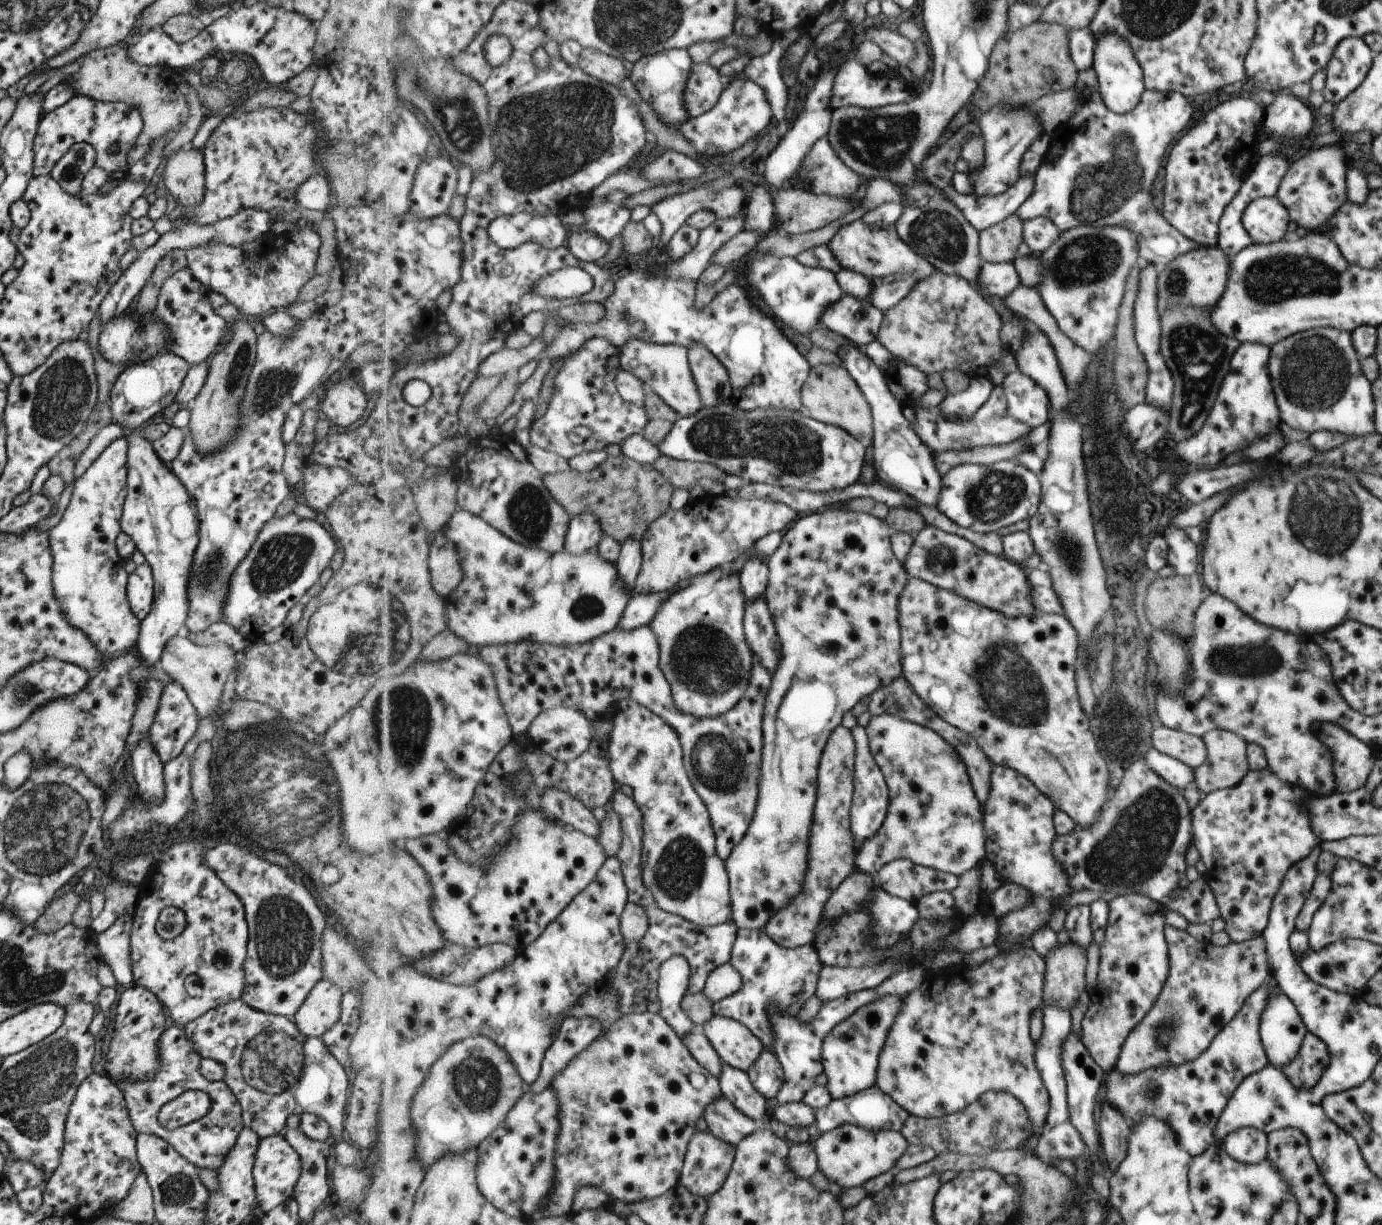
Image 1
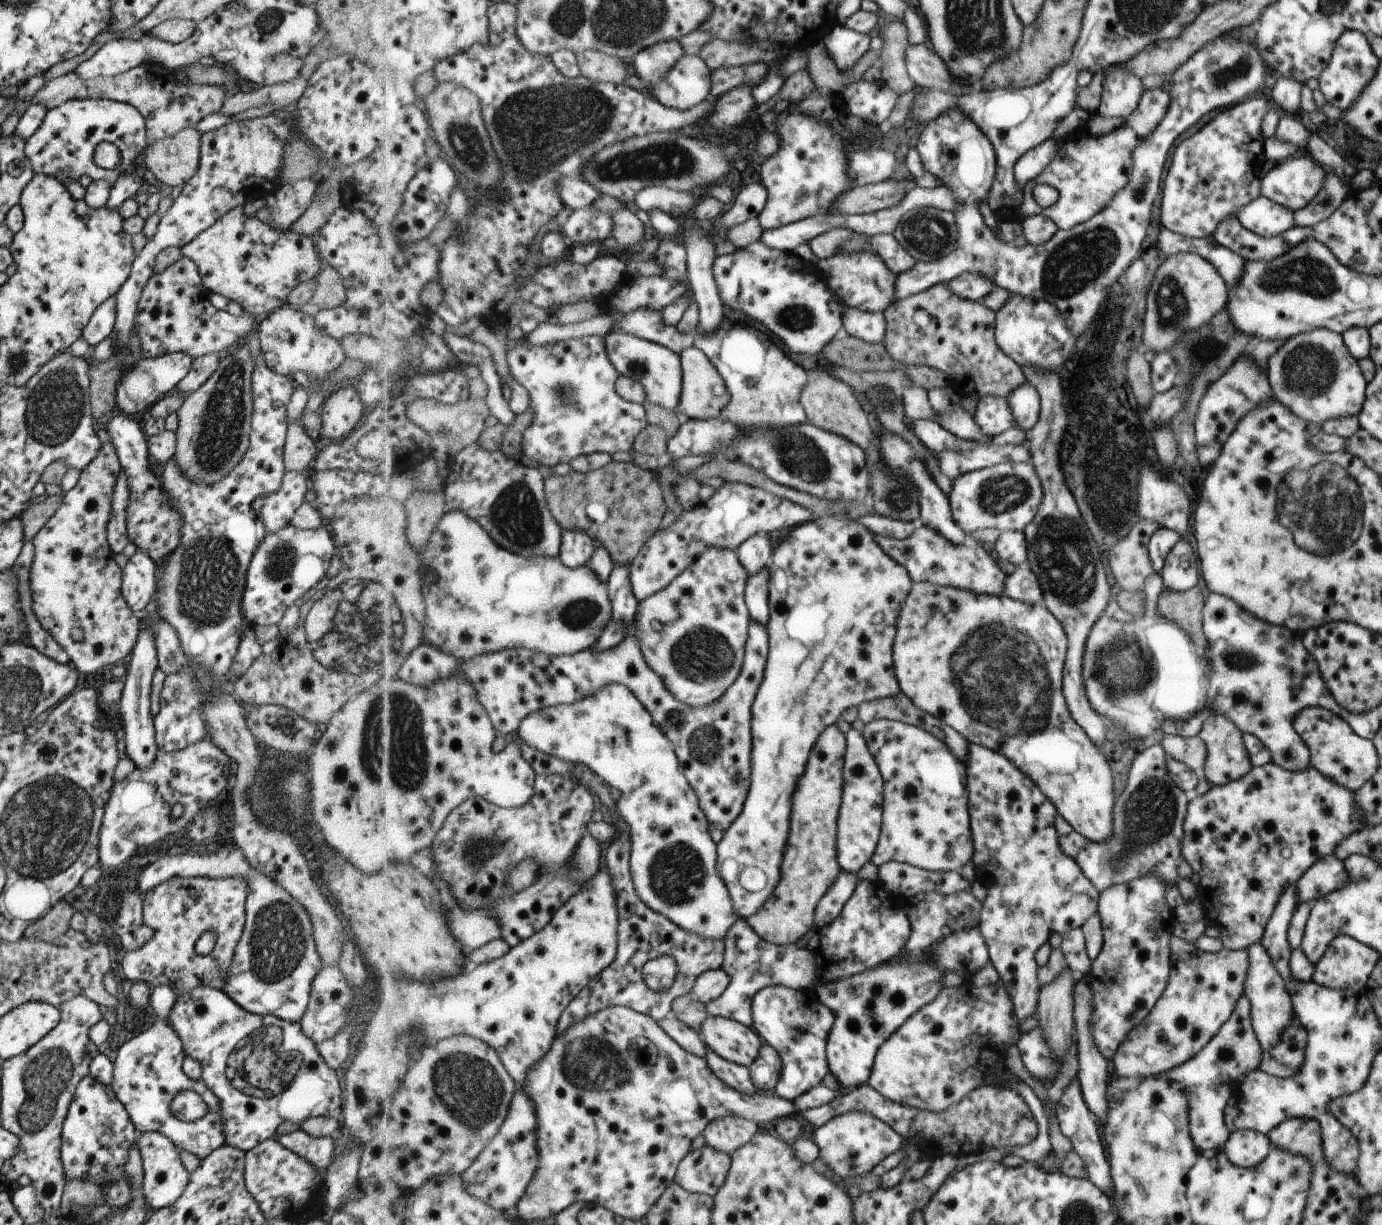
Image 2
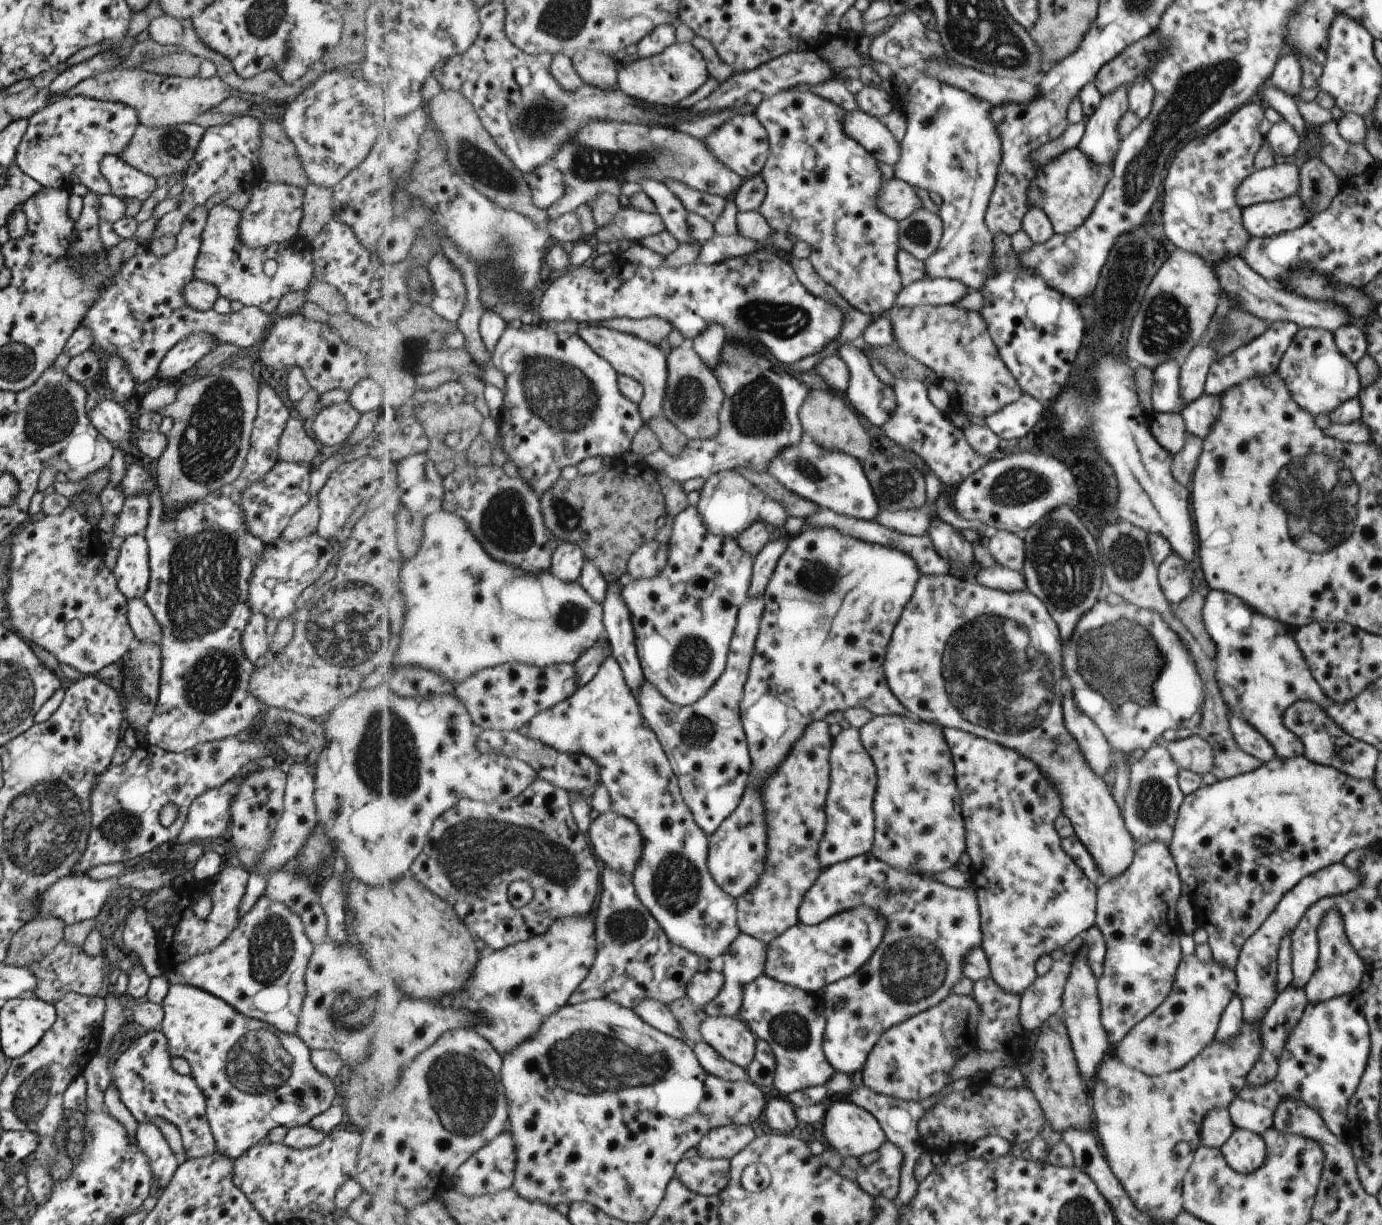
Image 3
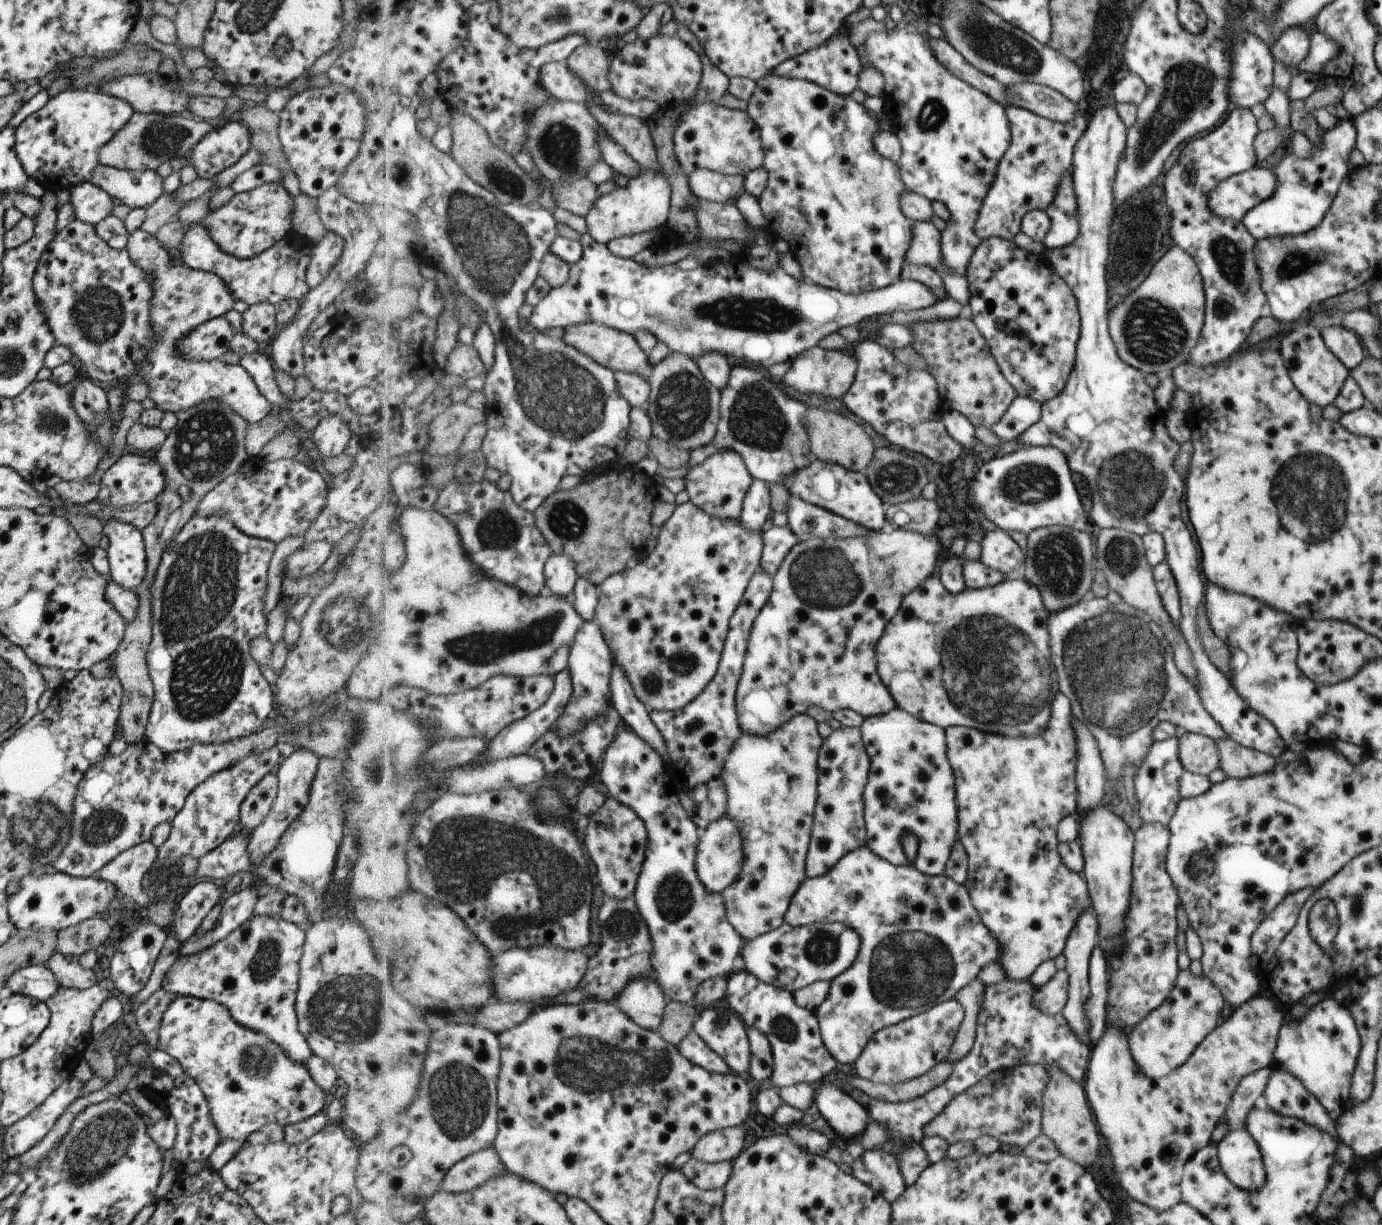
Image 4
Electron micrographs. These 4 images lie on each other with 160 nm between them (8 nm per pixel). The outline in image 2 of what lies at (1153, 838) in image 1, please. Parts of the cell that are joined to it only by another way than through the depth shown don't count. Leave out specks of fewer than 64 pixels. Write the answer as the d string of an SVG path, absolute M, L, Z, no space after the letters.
M1147 743L1139 749L1139 753L1134 756L1127 773L1127 782L1119 796L1116 798L1116 806L1113 810L1113 836L1102 843L1089 841L1076 831L1060 836L1060 849L1069 858L1077 862L1085 878L1089 879L1094 887L1100 892L1108 889L1110 886L1125 884L1133 879L1145 876L1156 875L1158 879L1164 880L1164 897L1168 906L1174 910L1179 922L1183 924L1193 924L1201 922L1206 924L1204 910L1200 905L1198 896L1195 899L1186 901L1178 891L1176 882L1177 865L1181 859L1180 842L1183 838L1183 822L1187 816L1187 806L1189 798L1184 791L1177 788L1167 771L1168 757L1165 750L1159 744Z

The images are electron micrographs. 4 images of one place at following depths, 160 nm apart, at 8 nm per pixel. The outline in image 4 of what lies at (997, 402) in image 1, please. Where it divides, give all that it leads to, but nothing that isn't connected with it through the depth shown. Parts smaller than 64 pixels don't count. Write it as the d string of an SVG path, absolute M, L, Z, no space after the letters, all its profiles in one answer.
M1018 396L991 431L1004 443L1017 440L1041 420L1043 404L1031 397Z

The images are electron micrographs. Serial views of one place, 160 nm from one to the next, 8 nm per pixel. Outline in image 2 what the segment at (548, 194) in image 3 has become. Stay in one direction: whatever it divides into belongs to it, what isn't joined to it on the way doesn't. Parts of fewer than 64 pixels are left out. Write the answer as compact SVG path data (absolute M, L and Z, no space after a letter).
M565 177L560 180L559 189L565 206L573 210L586 209L602 195L593 184L579 177Z

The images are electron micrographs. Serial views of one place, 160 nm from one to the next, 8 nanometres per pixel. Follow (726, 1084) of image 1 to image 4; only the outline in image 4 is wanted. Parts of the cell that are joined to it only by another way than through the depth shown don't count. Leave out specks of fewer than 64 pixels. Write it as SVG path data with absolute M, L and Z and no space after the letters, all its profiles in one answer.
M694 1030L684 1038L678 1047L693 1064L705 1067L705 1070L717 1074L732 1072L729 1063L725 1062L725 1059L721 1058L721 1055L717 1054L717 1051L713 1050L705 1042L705 1039L701 1038L701 1035L697 1034Z

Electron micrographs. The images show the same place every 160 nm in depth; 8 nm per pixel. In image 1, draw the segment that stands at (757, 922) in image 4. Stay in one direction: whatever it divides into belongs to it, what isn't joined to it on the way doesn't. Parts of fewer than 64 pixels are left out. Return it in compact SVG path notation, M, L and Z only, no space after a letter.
M838 726L825 747L818 774L816 818L810 830L810 862L802 893L774 914L765 931L789 948L814 944L829 897L856 869L858 847L852 831L852 804L856 789L856 738L852 729Z

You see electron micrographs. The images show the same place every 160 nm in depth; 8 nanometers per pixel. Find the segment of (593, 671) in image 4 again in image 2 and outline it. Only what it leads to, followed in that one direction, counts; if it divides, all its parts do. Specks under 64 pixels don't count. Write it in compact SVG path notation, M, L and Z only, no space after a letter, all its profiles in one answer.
M613 683L588 699L531 713L521 723L518 735L529 746L561 760L586 764L604 783L620 790L616 807L632 828L632 875L647 906L701 937L724 939L731 932L740 918L717 868L718 844L711 838L709 820L696 790L683 774L676 747L629 687Z

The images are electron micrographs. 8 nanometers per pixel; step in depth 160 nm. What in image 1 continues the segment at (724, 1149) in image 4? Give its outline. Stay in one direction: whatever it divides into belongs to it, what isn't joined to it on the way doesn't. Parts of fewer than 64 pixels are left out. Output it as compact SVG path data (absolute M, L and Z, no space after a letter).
M719 1097L705 1109L703 1114L708 1130L725 1142L738 1146L750 1134L756 1132L761 1123L749 1118L727 1097Z

